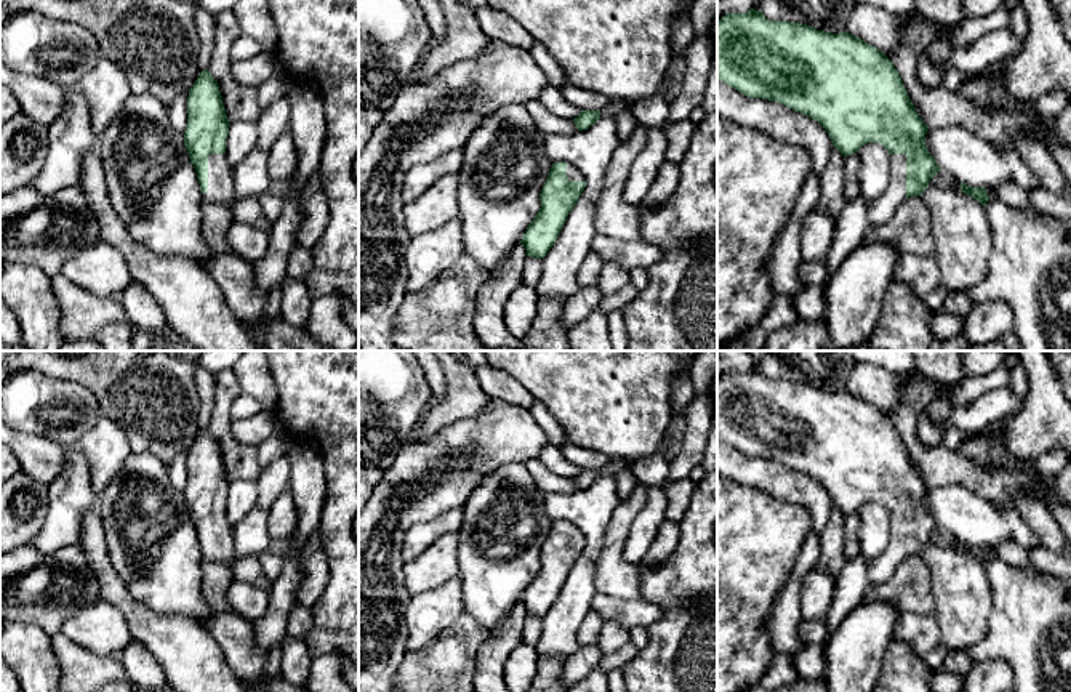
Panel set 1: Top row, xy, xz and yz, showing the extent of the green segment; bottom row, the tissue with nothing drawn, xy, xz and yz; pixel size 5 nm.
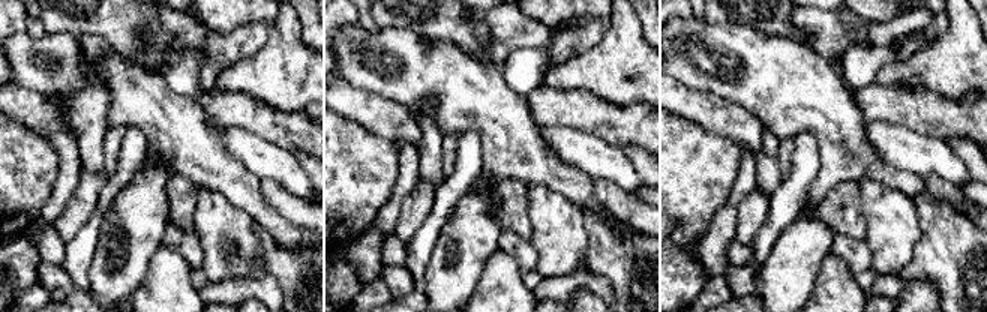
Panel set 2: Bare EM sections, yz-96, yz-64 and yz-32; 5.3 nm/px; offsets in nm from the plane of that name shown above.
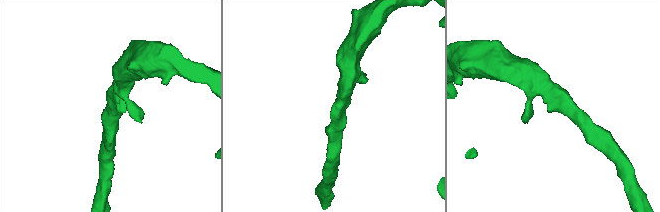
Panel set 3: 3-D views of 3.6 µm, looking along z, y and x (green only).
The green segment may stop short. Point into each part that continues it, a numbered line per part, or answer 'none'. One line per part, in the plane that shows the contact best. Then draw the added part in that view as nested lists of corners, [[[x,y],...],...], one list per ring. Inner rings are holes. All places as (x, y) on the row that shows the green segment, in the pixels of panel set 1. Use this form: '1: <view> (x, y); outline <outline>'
1: xy (221, 188); outline [[[226,154],[208,155],[208,191],[203,200],[234,208],[235,205],[235,184],[232,176],[232,167],[226,160]]]

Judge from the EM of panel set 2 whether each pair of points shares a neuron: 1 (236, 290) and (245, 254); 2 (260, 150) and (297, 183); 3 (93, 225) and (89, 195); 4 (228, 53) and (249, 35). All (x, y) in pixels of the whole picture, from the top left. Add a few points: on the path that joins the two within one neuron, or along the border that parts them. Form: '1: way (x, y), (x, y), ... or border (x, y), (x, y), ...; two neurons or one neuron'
1: border (266, 273), (209, 282); two neurons
2: way (269, 159), (288, 174); one neuron
3: border (105, 183), (92, 218), (68, 242); two neurons
4: way (233, 48), (245, 39); one neuron

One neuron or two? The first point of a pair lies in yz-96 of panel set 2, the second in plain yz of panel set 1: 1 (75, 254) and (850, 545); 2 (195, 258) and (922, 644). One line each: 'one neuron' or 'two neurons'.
1: two neurons
2: one neuron

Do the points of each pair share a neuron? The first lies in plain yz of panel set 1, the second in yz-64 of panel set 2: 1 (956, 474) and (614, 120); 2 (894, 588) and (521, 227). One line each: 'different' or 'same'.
1: same
2: same

